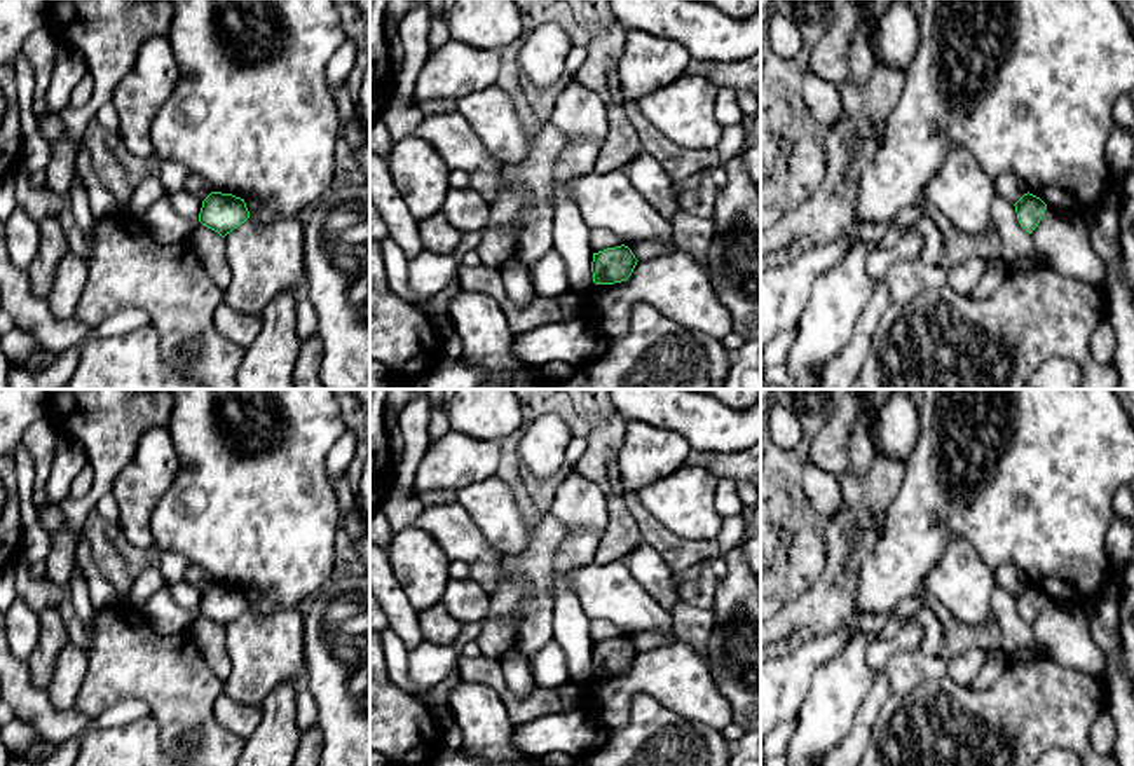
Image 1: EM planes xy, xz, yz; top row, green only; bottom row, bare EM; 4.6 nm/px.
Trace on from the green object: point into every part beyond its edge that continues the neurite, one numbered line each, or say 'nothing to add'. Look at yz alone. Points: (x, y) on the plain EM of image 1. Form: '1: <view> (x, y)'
nothing to add

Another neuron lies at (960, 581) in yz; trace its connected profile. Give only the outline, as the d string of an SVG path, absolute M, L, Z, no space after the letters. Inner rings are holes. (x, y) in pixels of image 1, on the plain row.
M965 537L949 539L940 560L928 571L923 588L961 625L984 626L994 616L993 569Z

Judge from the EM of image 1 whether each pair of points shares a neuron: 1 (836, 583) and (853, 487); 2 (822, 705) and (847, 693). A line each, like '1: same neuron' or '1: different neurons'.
1: same neuron
2: same neuron

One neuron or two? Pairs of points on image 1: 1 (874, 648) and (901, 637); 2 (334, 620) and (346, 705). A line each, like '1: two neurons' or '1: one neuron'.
1: one neuron
2: one neuron

